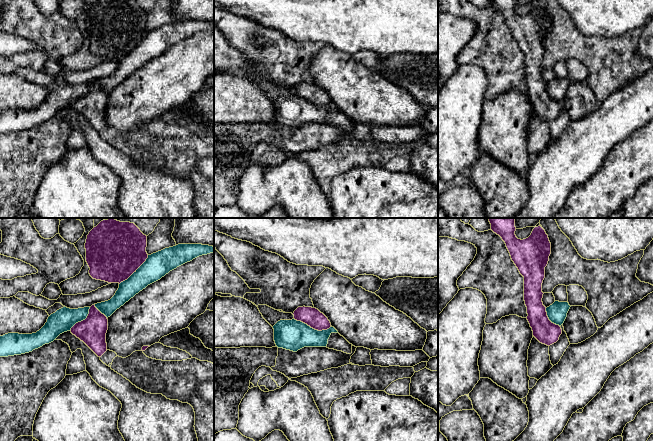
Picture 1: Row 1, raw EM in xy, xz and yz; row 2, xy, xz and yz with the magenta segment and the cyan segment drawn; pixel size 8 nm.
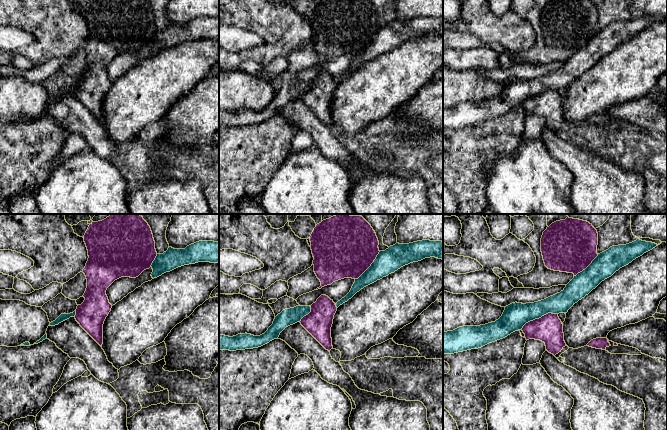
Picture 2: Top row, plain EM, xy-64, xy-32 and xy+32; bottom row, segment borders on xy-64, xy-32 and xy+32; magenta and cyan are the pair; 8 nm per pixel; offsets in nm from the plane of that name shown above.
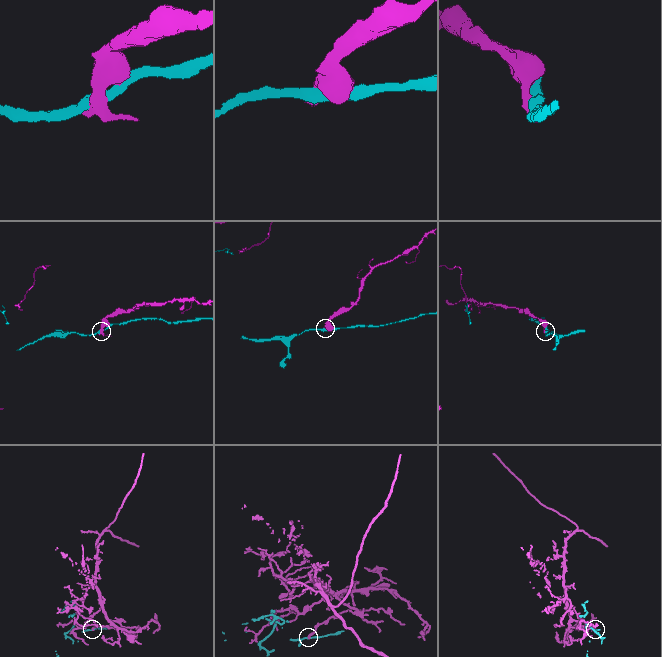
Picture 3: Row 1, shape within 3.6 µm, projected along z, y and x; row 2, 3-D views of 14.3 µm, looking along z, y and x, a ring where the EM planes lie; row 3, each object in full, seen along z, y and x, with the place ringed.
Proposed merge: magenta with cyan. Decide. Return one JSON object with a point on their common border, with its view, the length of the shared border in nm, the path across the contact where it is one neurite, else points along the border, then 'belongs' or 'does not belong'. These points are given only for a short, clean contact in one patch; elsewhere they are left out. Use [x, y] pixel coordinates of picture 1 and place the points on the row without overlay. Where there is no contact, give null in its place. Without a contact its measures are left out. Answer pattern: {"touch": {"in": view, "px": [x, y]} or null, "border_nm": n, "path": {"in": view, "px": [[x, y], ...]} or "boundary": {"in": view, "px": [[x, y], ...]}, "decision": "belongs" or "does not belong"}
{"touch": {"in": "xz", "px": [313, 104]}, "border_nm": 320, "decision": "does not belong"}

